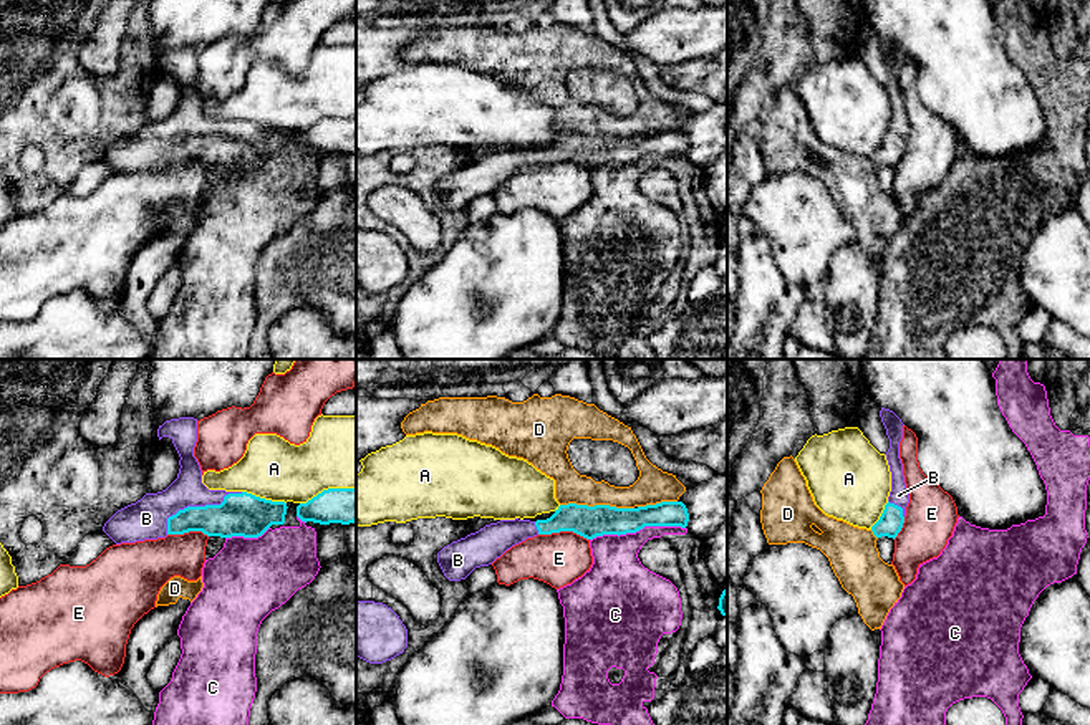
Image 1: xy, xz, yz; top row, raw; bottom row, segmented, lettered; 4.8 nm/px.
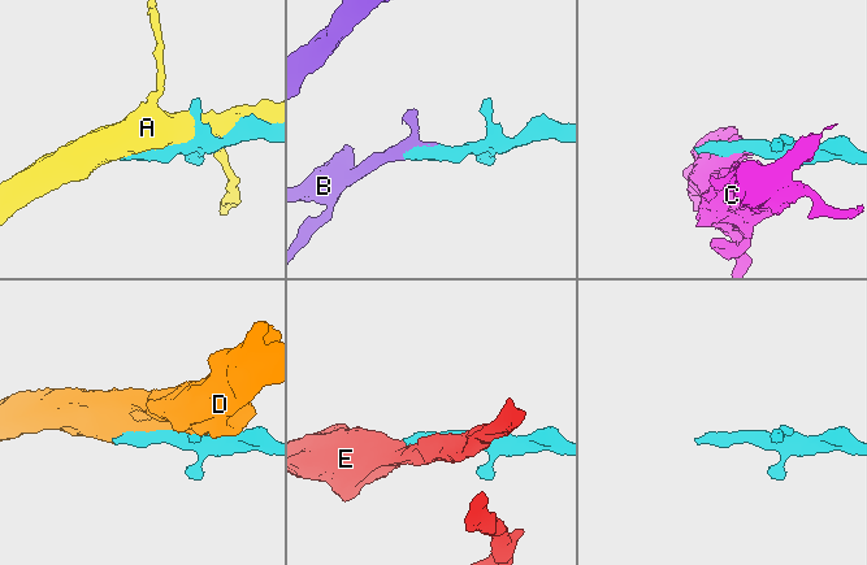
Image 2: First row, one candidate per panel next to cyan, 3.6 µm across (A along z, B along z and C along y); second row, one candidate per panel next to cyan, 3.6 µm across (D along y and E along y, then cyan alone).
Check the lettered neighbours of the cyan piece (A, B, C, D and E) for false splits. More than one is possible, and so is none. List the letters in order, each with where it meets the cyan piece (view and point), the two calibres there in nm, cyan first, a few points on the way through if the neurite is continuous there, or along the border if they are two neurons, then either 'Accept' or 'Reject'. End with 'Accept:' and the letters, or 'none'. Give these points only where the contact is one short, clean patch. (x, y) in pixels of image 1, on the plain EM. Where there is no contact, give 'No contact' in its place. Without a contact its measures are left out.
A: Touches cyan at xy (328, 118). Thickness 180 nm (cyan) against 360 nm. Reject
B: Touches cyan at xy (197, 136). Thickness 220 nm (cyan) against 190 nm. Accept
C: Touches cyan at xz (636, 159). Thickness 160 nm (cyan) against 280 nm. Boundary: xz (684, 156), (643, 156), (618, 164), (597, 164), (590, 169). Reject
D: Touches cyan at xz (597, 134). Thickness 160 nm (cyan) against 160 nm. Reject
E: Touches cyan at xz (564, 159). Thickness 160 nm (cyan) against 260 nm. Boundary: xz (539, 163), (575, 161), (588, 169). Reject
Accept: B

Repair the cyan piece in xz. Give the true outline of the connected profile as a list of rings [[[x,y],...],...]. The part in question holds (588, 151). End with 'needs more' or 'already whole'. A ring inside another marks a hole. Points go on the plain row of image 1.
[[[661,131],[638,137],[610,134],[560,134],[547,149],[500,149],[485,154],[437,182],[437,192],[449,210],[465,209],[475,197],[489,195],[512,175],[537,164],[573,161],[586,169],[603,164],[636,162],[644,156],[681,156],[689,151],[682,131]]] | needs more

